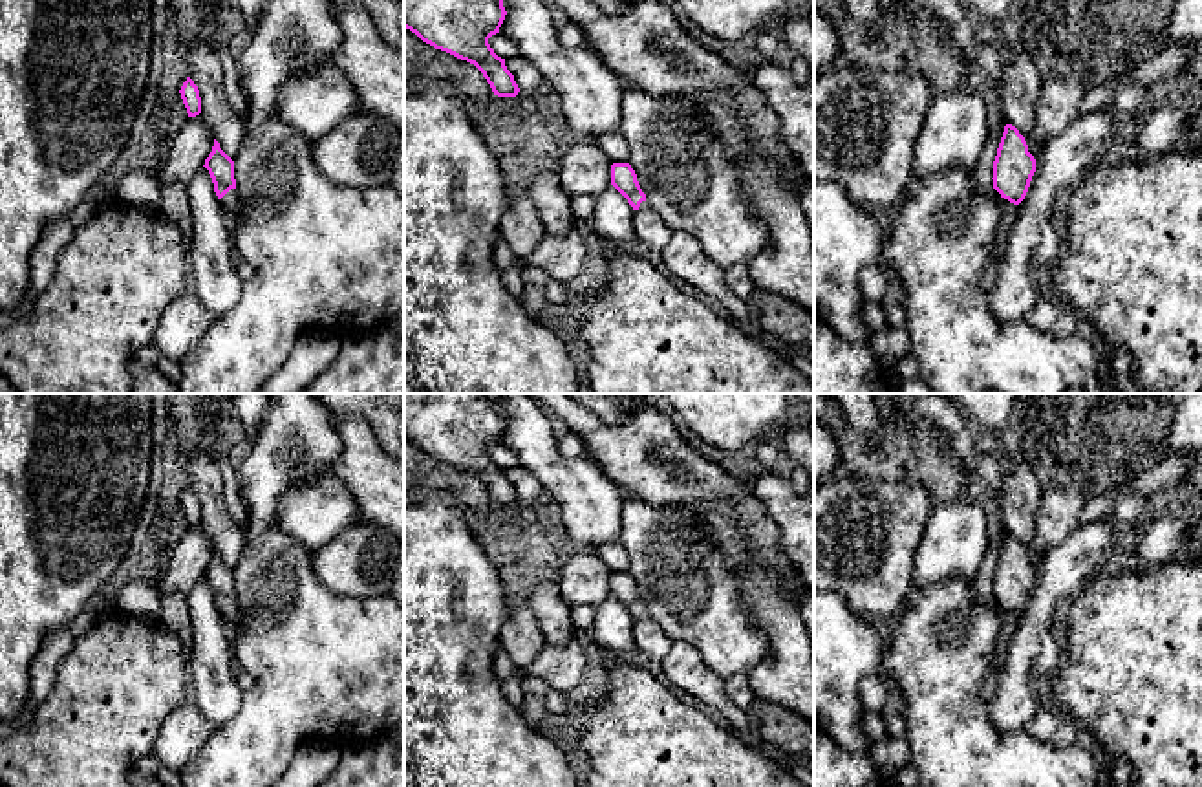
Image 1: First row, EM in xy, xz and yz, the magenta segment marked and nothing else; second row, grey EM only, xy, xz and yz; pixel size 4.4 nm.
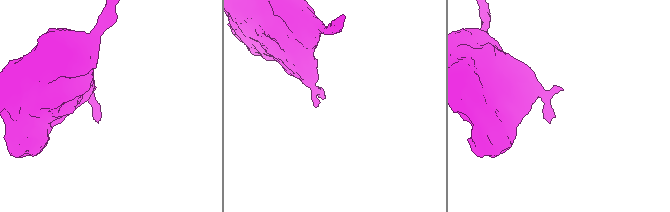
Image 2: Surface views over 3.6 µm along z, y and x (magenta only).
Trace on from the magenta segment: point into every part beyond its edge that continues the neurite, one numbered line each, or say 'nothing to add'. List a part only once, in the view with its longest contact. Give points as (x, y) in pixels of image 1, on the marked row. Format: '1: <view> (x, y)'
1: xy (229, 202)

